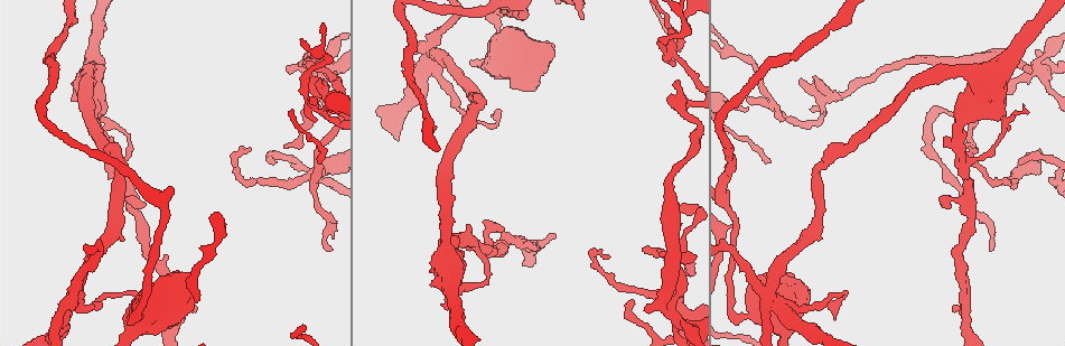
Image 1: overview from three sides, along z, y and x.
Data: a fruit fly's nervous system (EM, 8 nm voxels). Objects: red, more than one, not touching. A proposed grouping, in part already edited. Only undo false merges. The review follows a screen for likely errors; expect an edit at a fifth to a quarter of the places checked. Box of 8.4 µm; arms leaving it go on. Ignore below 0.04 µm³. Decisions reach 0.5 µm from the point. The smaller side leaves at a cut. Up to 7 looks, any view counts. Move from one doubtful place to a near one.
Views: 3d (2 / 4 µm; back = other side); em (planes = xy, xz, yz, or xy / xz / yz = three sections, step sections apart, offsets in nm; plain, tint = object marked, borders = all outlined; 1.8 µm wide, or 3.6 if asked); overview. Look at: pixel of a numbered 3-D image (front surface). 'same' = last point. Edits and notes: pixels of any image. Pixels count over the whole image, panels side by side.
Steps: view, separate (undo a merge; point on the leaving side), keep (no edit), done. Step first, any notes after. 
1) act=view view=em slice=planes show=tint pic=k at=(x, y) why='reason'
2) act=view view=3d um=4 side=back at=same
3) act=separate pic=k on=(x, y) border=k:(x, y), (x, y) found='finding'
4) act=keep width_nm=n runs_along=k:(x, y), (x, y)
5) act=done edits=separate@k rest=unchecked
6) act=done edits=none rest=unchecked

act=view view=3d um=4 pic=1 at=(772, 284) why='abrupt turn'

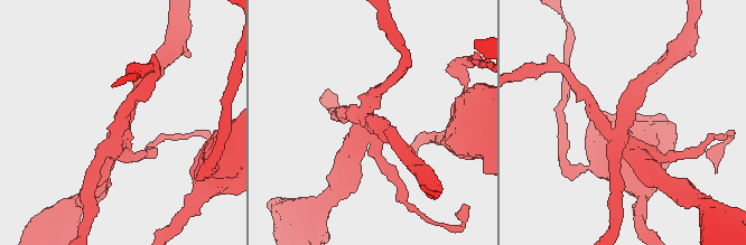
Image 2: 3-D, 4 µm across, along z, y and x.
act=view view=em slice=planes show=tint pic=2 at=(621, 123) arms=4

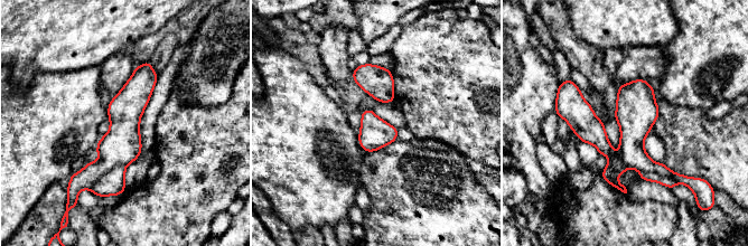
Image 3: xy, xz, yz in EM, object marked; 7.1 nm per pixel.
act=separate pic=3 on=(113, 182) width_nm=220 border=3:(124, 166), (111, 168), (90, 189) found='a second neuron is stuck on'

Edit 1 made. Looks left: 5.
act=view view=overview

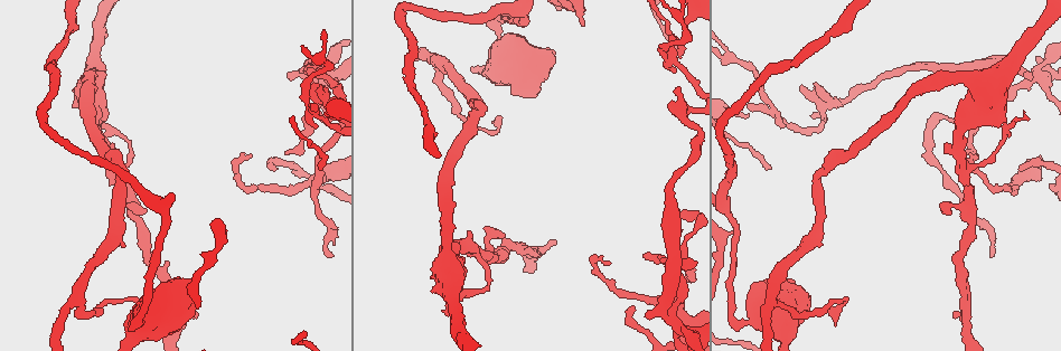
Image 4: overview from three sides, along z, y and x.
act=view view=3d um=4 pic=4 at=(824, 100) why='sharp bend'

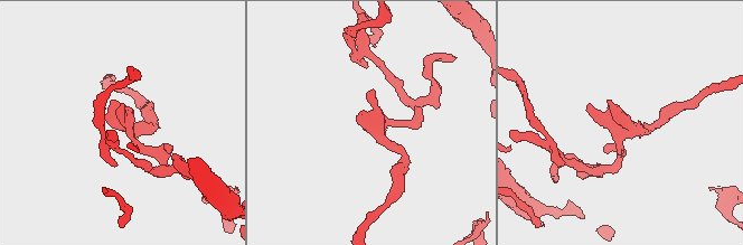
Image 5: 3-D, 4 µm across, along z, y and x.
act=view view=em slice=planes show=tint pic=5 at=(377, 129) why='now the EM'

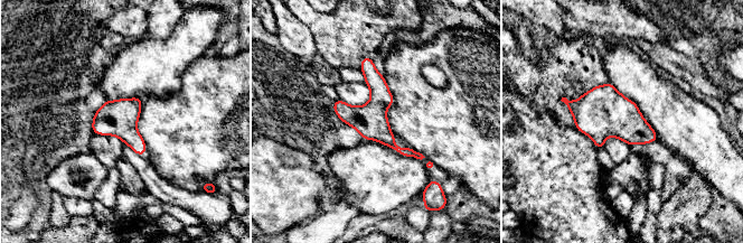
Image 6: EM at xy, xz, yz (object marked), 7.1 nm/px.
act=keep width_nm=240 found='continuous, no second neuron'

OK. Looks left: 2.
act=view view=em slice=yz step=8 show=tint pic=4 at=(673, 324) why='abrupt turn'

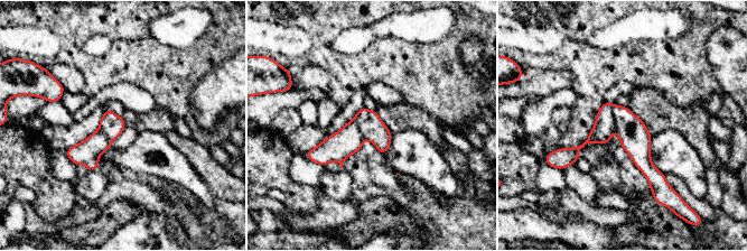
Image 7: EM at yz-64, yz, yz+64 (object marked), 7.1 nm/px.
act=view view=em slice=planes show=tint at=same

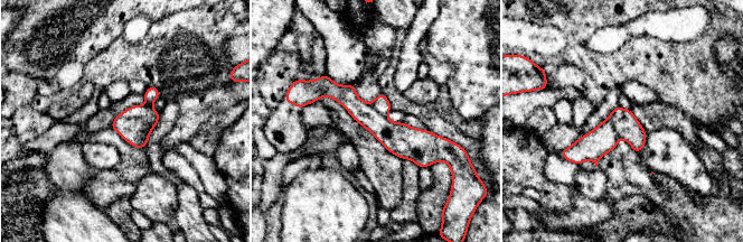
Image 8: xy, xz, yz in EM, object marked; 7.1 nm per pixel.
act=keep found='all the same neuron'

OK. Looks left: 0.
act=done edits=separate@3 rest=unchecked

